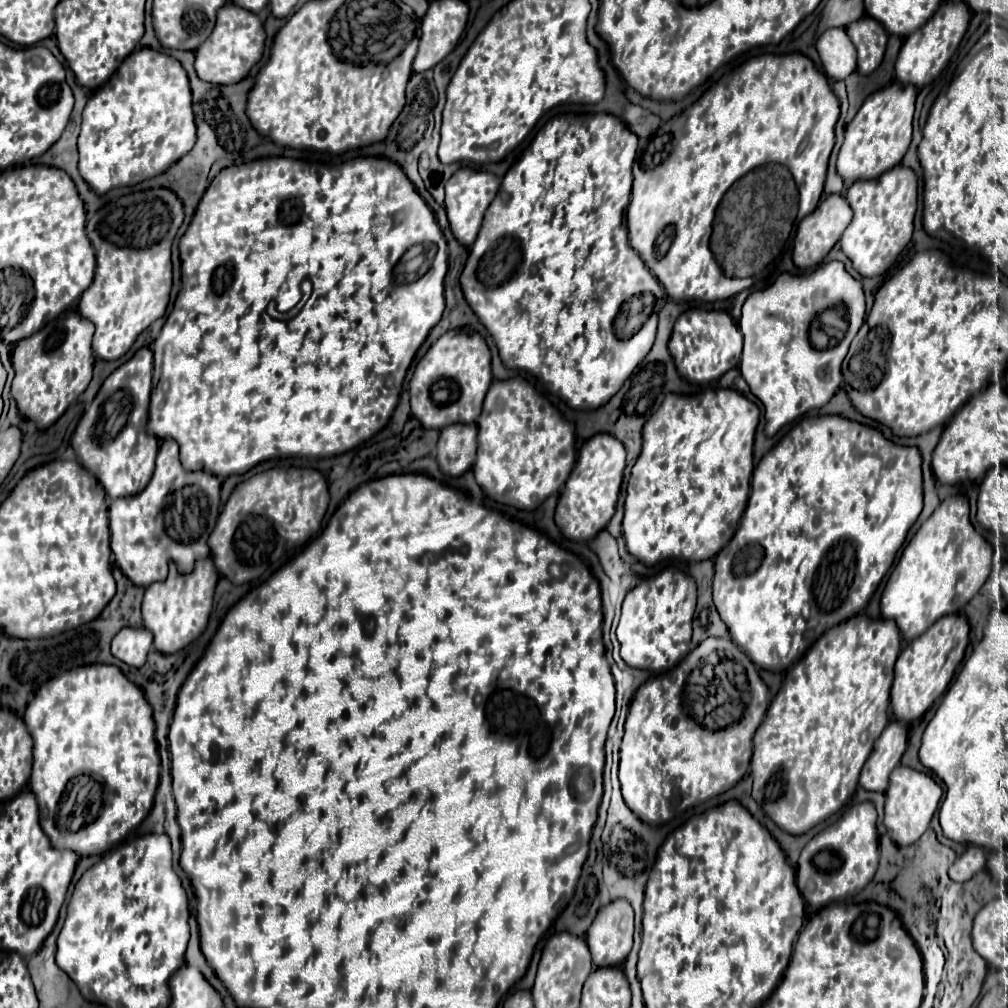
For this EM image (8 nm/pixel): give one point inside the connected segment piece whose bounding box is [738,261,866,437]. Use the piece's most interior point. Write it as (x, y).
(784, 371)

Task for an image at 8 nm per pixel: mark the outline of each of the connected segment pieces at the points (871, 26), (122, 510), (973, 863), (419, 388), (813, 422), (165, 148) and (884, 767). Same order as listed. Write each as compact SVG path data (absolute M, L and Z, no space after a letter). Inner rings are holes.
M862 17L854 21L852 25L846 27L846 33L852 39L854 47L858 49L858 73L870 75L882 63L888 33L872 17Z
M166 439L160 445L156 457L156 471L148 487L138 495L114 499L108 513L110 513L110 531L112 531L112 553L116 565L134 585L148 587L156 581L164 581L170 563L176 563L180 573L192 573L196 559L204 559L210 555L208 537L220 515L220 479L206 471L194 471L194 473L184 471L178 459L178 443Z
M970 845L966 849L966 853L962 857L958 857L956 863L950 867L948 875L950 875L952 881L964 883L964 881L972 879L984 867L986 867L986 853L984 853L984 849L976 847L976 845Z
M448 331L418 361L410 379L412 415L426 429L442 429L452 423L476 423L482 401L492 383L490 349L480 333Z
M824 415L824 417L802 419L798 425L794 425L794 427L790 429L790 433L788 433L772 451L768 451L768 453L762 457L762 461L758 463L758 467L754 469L754 475L752 475L752 493L750 493L750 499L748 499L748 507L746 507L746 511L744 511L744 515L742 515L740 527L738 527L736 535L732 537L732 541L716 555L716 573L714 573L714 605L716 605L716 611L718 611L720 619L726 623L732 641L736 641L736 645L740 645L740 649L744 649L744 653L748 653L748 657L752 657L752 663L754 663L756 667L766 669L766 671L786 671L786 669L790 669L796 661L800 661L800 657L804 657L804 653L820 639L820 635L822 635L824 631L828 631L830 627L836 627L836 625L840 625L840 623L848 621L850 617L856 617L856 615L868 605L868 601L872 599L872 595L874 595L874 591L878 589L880 581L884 579L884 575L886 575L888 569L892 567L898 549L904 545L910 527L916 523L916 519L918 519L918 515L920 515L920 511L922 511L922 469L920 469L920 463L922 463L922 459L920 459L920 453L918 453L916 447L900 447L900 445L894 445L894 443L888 441L880 431L876 431L876 429L872 429L872 427L866 427L866 425L860 425L860 423L856 423L856 421L848 421L848 419L840 417L840 415Z
M142 47L124 59L110 81L100 87L84 107L82 131L78 137L80 175L96 195L104 195L114 187L132 187L164 173L180 157L190 153L194 143L196 125L192 113L192 93L184 67L170 55Z
M892 721L882 731L860 775L860 785L866 791L884 793L888 789L888 777L892 769L900 763L900 757L906 751L906 743L908 743L908 727L904 723Z

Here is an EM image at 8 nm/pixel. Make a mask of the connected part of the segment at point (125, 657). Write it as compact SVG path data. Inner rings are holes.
M124 627L112 641L112 655L130 667L140 667L152 647L152 633L148 629Z

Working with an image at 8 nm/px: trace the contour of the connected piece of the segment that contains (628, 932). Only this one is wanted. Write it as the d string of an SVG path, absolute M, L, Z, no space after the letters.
M618 899L598 911L588 929L586 943L596 967L618 967L632 949L634 911L628 901Z

